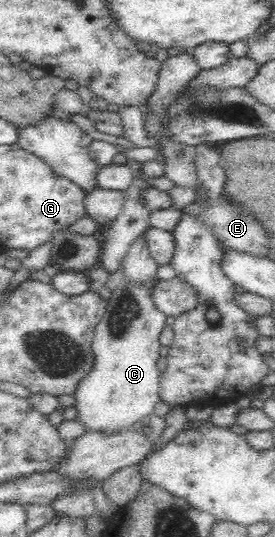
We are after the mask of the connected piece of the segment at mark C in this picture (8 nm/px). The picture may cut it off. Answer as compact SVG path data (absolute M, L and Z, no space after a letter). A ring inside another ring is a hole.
M157 276L148 282L125 279L123 284L112 290L107 300L106 312L94 330L94 370L78 384L76 394L73 395L76 400L73 406L78 409L76 419L86 423L87 431L109 431L127 427L154 411L154 406L160 402L161 372L156 367L156 360L159 358L160 334L165 328L167 316L154 303L154 286L158 281Z

